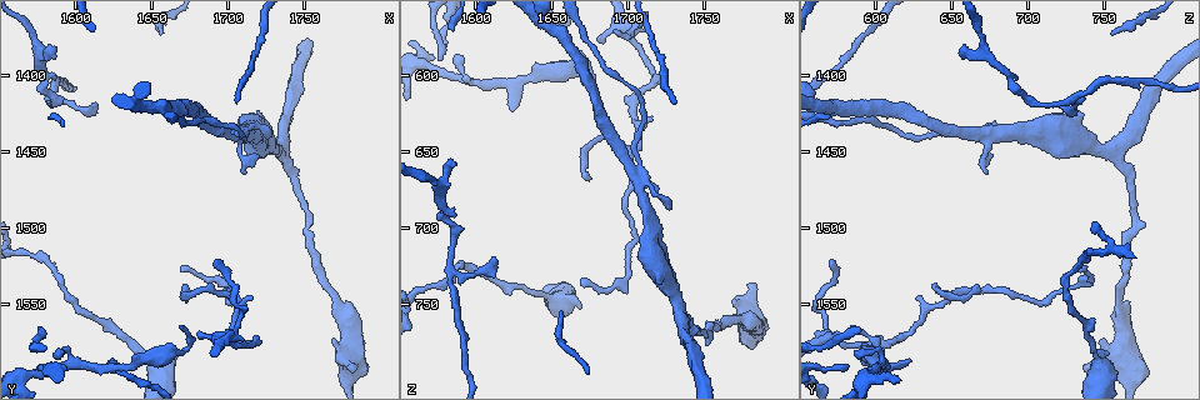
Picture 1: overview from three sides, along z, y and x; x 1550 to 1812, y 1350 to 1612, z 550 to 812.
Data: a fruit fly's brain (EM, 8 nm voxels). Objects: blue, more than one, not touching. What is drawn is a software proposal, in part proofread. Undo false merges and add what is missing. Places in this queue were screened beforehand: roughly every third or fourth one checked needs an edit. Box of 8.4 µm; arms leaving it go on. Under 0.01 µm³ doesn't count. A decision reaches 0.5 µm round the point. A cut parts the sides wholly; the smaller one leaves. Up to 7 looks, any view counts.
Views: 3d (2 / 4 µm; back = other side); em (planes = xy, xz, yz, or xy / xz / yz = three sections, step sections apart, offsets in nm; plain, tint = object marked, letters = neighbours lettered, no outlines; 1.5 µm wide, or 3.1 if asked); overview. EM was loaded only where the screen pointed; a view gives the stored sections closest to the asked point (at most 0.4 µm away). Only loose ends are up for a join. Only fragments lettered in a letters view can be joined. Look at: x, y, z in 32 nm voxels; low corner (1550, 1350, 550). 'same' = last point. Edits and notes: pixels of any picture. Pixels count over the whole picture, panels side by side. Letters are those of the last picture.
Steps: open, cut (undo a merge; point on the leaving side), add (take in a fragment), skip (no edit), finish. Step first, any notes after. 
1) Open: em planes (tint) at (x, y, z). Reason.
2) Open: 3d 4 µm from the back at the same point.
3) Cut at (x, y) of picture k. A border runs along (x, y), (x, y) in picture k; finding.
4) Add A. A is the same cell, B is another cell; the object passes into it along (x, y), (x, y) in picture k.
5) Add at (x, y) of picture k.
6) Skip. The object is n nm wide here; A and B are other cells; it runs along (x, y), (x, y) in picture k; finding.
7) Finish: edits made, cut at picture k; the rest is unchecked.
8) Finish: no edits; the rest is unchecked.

Open: em xz step 4 (letters) at (1710, 1434, 678). Sudden change in width.

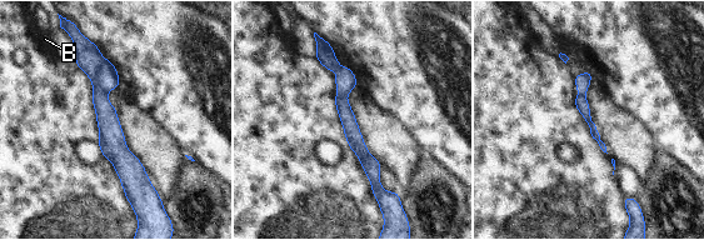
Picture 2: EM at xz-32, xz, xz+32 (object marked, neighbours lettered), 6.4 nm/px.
Cut at (108, 74) of picture 2. B is another cell; a border runs along (101, 58), (99, 83), (108, 91) in picture 2; two cells meet here.

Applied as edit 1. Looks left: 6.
Open: 3d 2 µm at (1736, 1454, 758). A fork.

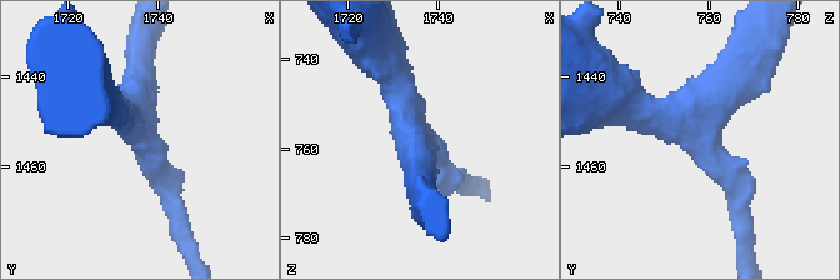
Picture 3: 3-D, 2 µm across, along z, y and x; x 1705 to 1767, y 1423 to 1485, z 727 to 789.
Open: em planes (letters) at (1736, 1452, 757). 3 arms meet here.

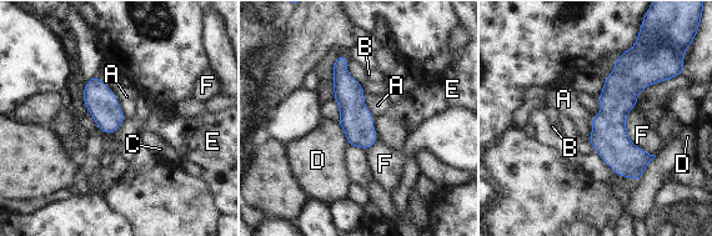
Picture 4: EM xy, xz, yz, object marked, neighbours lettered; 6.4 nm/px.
Skip. A, B, C, D, E and F are other cells; it runs along (633, 55), (616, 149), (637, 176) in picture 4; one cell here.

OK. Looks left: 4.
Open: 3d 4 µm at (1782, 1594, 738). Free end.

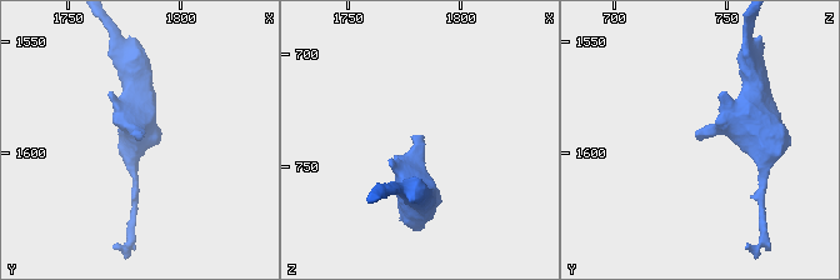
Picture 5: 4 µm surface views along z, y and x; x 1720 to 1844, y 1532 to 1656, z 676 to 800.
Open: em planes (letters) at (1783, 1594, 737).

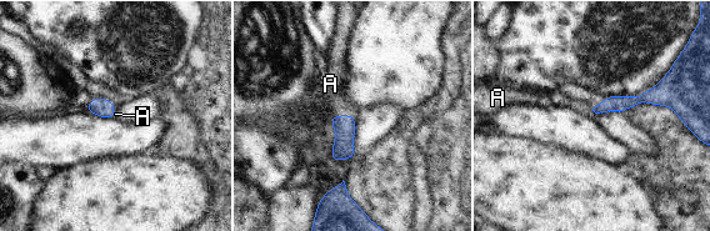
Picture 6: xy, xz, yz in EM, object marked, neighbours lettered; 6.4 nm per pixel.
Add A. The longest contact is with A, 160 nm; A is the same cell; it goes on there.

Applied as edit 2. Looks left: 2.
Finish: edits made, cut at picture 2, add at picture 6; the rest is unchecked.

